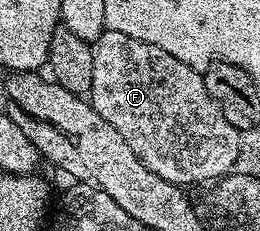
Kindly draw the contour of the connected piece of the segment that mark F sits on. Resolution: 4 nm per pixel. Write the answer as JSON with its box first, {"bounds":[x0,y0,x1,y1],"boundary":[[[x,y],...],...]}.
{"bounds":[88,29,241,188],"boundary":[[[105,29],[102,31],[102,34],[95,39],[93,47],[92,88],[88,95],[88,101],[104,120],[116,128],[116,132],[119,132],[120,136],[127,141],[128,148],[130,148],[132,152],[135,152],[136,156],[140,157],[140,162],[144,164],[146,168],[151,169],[156,176],[161,176],[164,180],[168,180],[169,183],[174,183],[177,186],[186,188],[189,187],[188,184],[206,182],[212,179],[212,181],[218,180],[227,175],[235,167],[233,165],[240,154],[241,131],[238,131],[234,125],[230,124],[228,120],[225,119],[224,114],[220,112],[219,106],[209,96],[201,71],[191,68],[188,64],[184,64],[184,62],[178,60],[178,58],[174,58],[172,54],[165,52],[162,48],[158,48],[158,46],[154,46],[154,44],[148,42],[142,42],[142,40],[127,36],[123,34],[123,32]]]}

